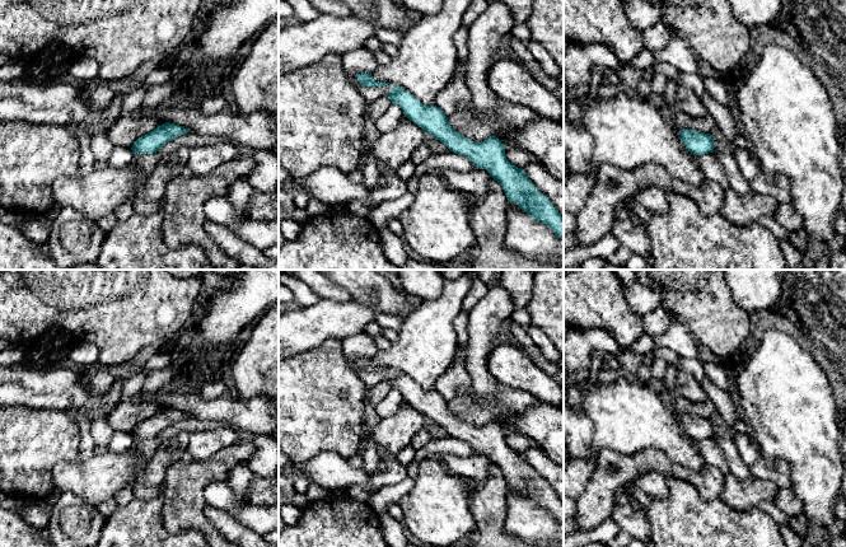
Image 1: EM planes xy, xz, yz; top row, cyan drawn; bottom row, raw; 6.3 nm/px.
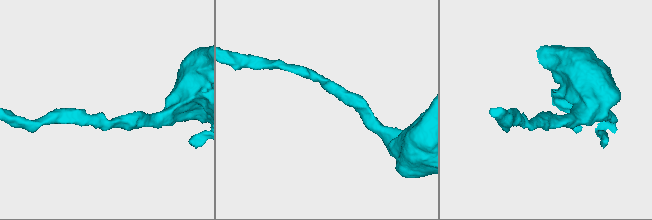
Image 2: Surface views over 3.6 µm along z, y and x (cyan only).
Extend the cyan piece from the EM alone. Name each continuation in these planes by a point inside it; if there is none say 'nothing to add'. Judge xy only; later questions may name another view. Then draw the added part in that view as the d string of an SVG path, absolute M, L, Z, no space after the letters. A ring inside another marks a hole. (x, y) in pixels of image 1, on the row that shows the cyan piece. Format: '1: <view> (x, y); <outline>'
nothing to add

